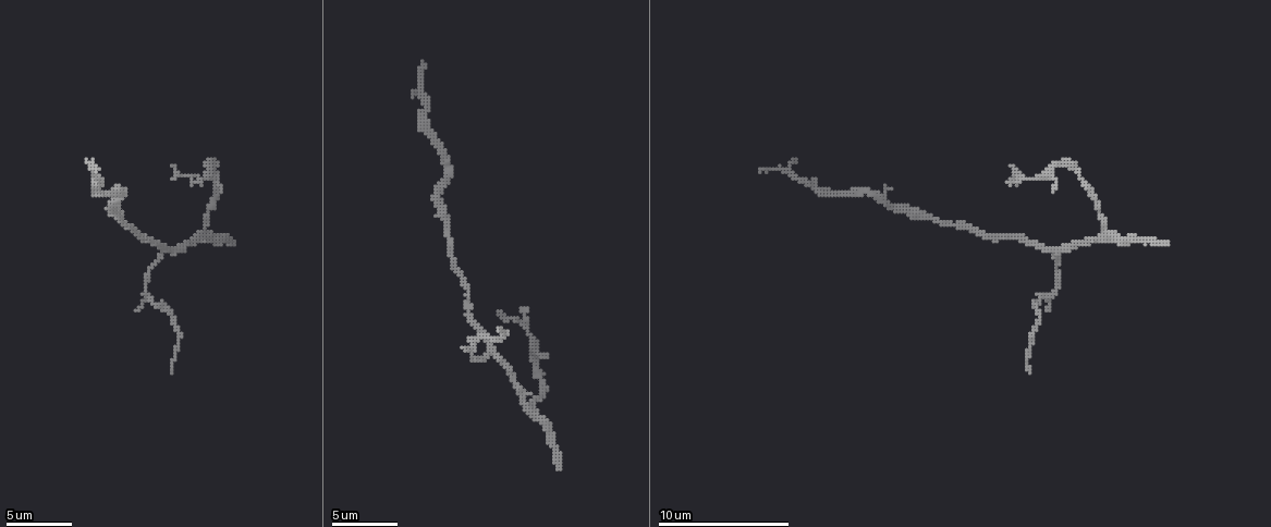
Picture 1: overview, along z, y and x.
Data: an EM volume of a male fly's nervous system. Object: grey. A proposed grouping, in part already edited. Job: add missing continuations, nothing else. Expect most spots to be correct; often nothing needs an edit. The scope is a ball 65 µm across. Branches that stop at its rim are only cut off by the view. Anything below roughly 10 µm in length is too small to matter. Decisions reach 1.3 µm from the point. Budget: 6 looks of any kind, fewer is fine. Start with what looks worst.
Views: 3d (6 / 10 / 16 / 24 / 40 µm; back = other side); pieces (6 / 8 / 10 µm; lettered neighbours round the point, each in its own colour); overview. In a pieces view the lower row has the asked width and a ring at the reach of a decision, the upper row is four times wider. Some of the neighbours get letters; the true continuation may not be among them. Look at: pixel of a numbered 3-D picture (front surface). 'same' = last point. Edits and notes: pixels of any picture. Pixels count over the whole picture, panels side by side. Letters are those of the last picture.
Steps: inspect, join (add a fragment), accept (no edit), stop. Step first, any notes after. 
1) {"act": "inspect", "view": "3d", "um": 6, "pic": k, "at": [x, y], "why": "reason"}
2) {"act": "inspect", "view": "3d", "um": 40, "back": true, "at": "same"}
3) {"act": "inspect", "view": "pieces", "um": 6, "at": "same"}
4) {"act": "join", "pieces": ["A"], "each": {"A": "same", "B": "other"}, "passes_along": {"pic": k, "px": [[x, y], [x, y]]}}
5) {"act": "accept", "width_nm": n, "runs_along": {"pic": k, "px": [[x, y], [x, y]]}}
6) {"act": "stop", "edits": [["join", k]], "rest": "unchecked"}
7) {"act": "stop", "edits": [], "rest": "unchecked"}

{"act": "inspect", "view": "pieces", "um": 8, "pic": 1, "at": [557, 467], "why": "free end"}

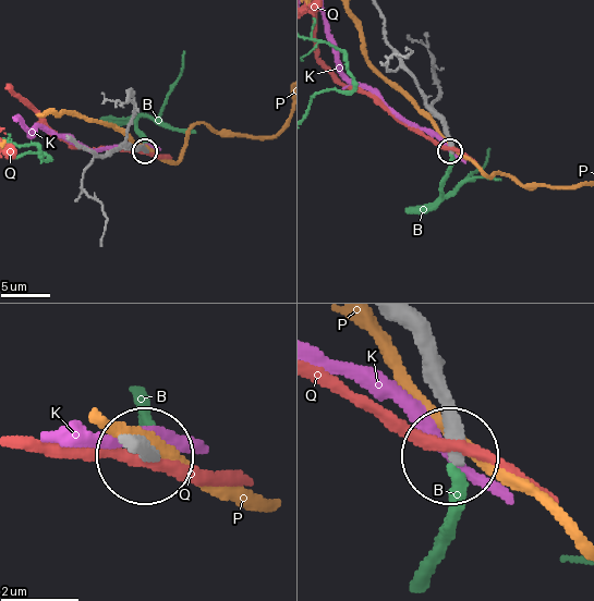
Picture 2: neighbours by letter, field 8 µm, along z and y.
{"act": "join", "pieces": ["B"], "width_nm": 350, "each": {"B": "same", "K": "other", "P": "other", "Q": "other"}, "found": "it goes on there"}

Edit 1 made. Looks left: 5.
{"act": "inspect", "view": "overview"}

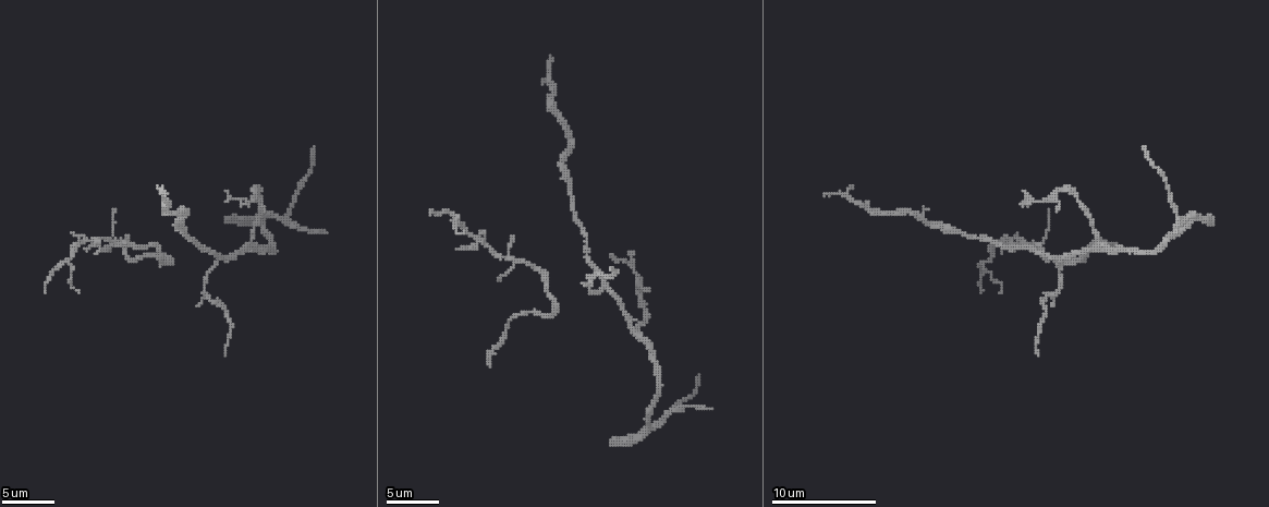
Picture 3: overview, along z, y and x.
{"act": "inspect", "view": "3d", "um": 6, "pic": 3, "at": [325, 234], "why": "an open end"}

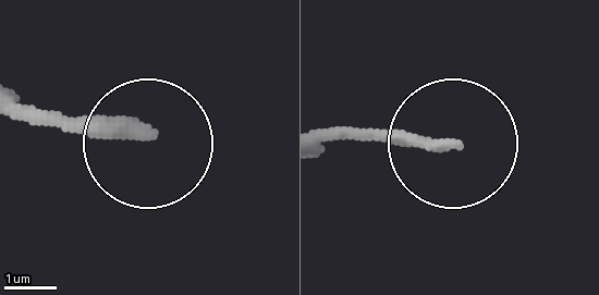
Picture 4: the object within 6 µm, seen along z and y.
{"act": "inspect", "view": "pieces", "um": 10, "pic": 4, "at": [454, 147], "why": "see the neighbours"}

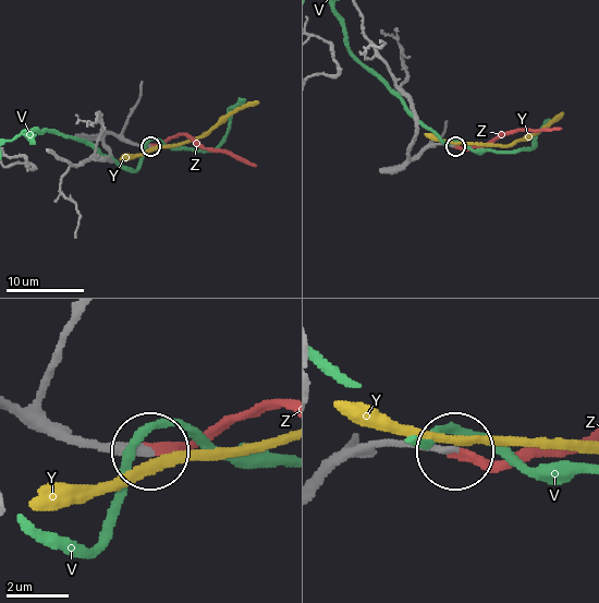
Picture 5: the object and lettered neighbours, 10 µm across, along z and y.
{"act": "join", "pieces": ["Z"], "width_nm": 220, "each": {"V": "other", "Y": "other", "Z": "same"}, "passes_along": {"pic": 5, "px": [[129, 141], [161, 144], [184, 134], [256, 165]]}, "found": "the neuron continues"}

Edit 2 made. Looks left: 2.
{"act": "inspect", "view": "pieces", "um": 10, "pic": 1, "at": [1015, 165], "why": "tapers out"}

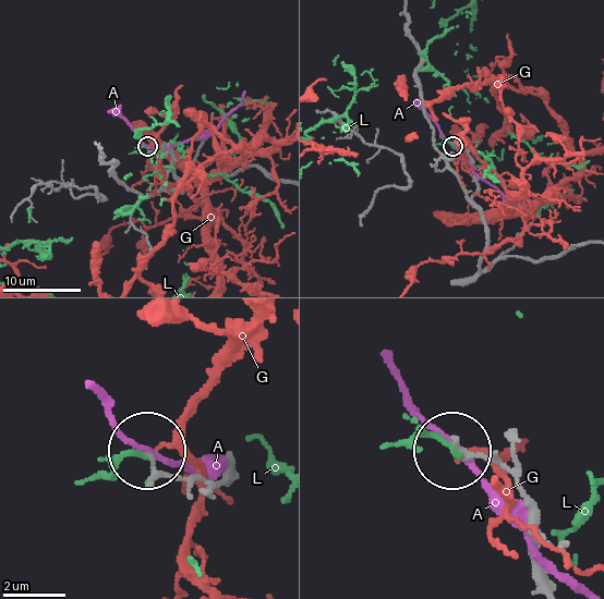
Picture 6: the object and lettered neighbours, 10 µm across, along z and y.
{"act": "accept", "each": {"A": "other", "G": "other", "L": "other"}, "found": "none of them fits"}

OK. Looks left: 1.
{"act": "stop", "edits": [["join", 2], ["join", 5]], "rest": "unchecked"}

